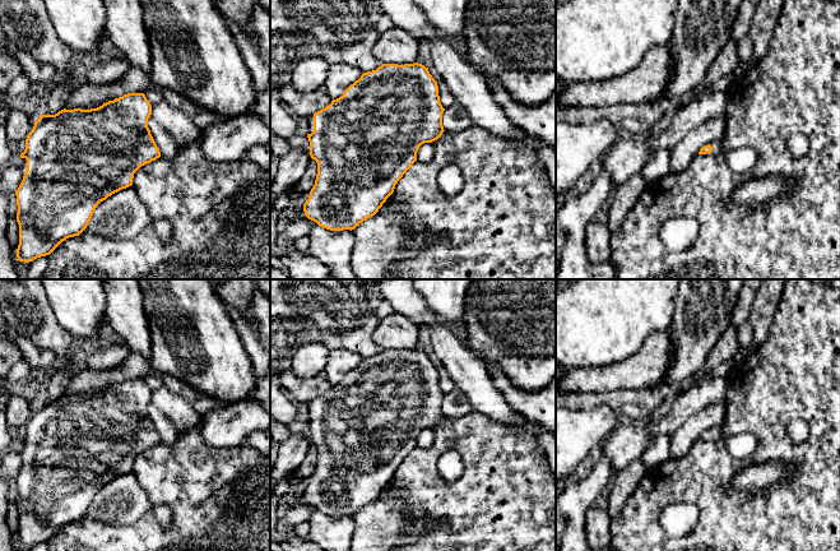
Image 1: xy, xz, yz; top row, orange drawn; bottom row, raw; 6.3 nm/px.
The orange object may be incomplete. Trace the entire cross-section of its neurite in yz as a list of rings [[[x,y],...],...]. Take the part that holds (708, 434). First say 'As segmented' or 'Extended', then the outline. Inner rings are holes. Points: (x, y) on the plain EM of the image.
Extended. [[[723,425],[702,432],[699,440],[715,441],[721,436]]]

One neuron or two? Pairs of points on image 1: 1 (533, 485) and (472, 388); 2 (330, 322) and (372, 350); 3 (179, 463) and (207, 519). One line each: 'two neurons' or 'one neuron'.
1: two neurons
2: one neuron
3: one neuron

